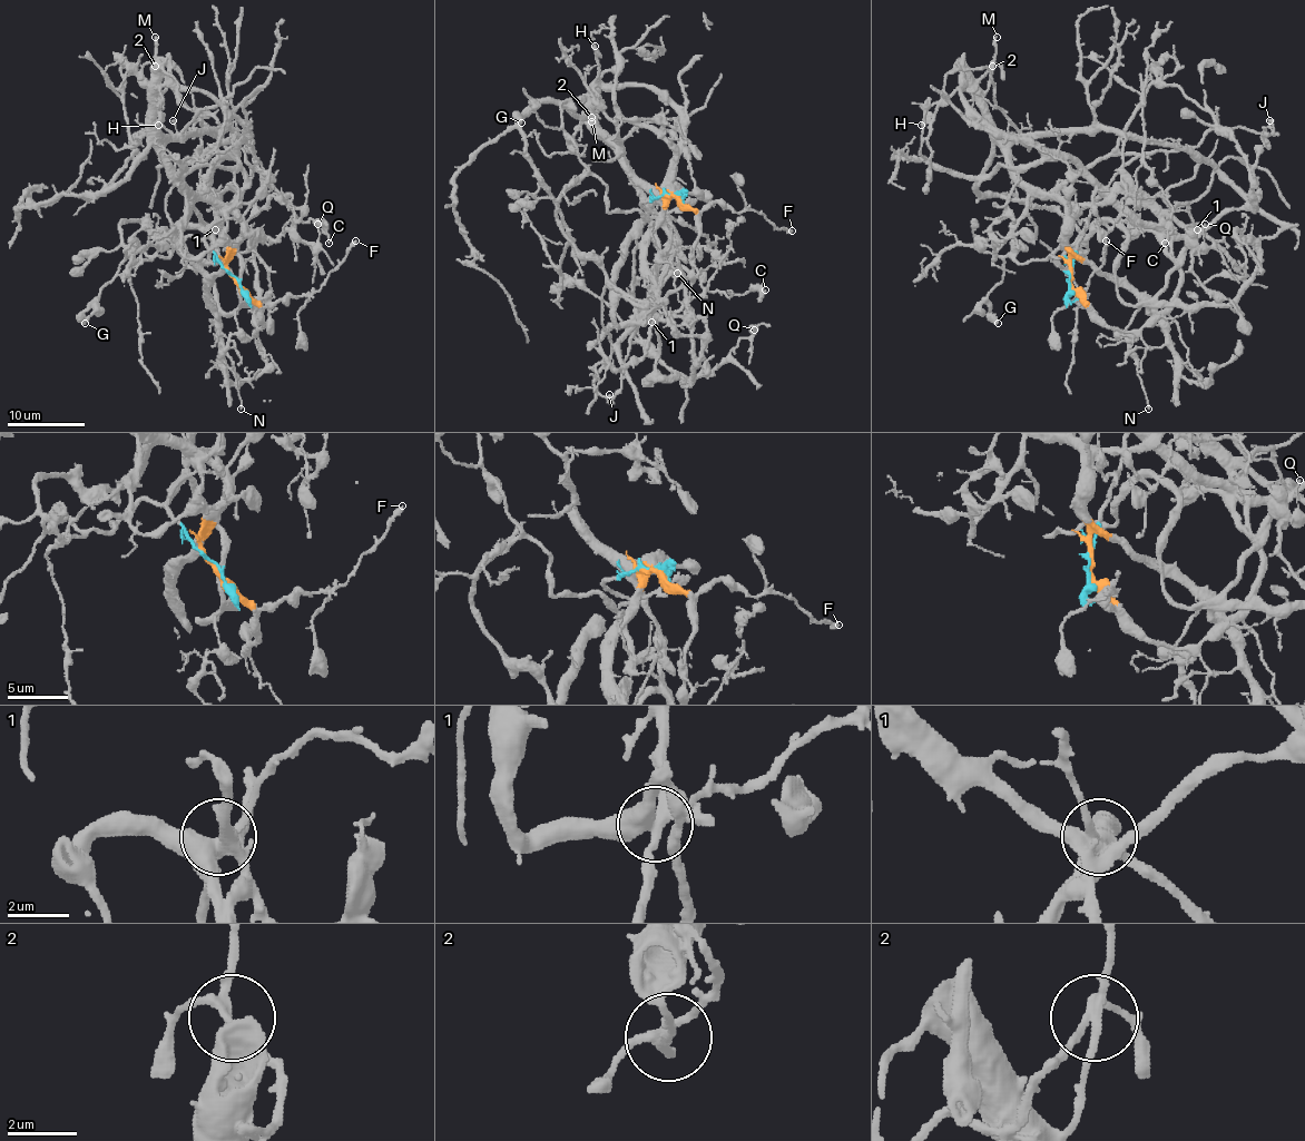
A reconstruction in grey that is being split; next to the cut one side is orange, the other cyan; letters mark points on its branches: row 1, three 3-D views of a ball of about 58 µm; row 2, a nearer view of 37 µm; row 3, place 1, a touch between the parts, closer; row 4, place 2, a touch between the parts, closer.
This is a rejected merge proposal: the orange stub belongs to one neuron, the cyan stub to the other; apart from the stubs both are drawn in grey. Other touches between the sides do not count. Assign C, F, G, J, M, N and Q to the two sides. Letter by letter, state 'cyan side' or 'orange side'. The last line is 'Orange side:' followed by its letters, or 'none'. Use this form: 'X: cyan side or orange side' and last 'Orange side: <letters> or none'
C: cyan side
F: orange side
G: cyan side
J: cyan side
M: orange side
N: cyan side
Q: cyan side
Orange side: F, M

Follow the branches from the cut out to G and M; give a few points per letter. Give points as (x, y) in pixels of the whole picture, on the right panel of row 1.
G: (1069, 281), (1077, 244), (1085, 236), (1083, 253), (1019, 263), (1003, 259), (1003, 278), (987, 302), (998, 323)
M: (1069, 281), (1068, 208), (1019, 177), (1003, 148), (1003, 135), (992, 124), (984, 92), (996, 36)

